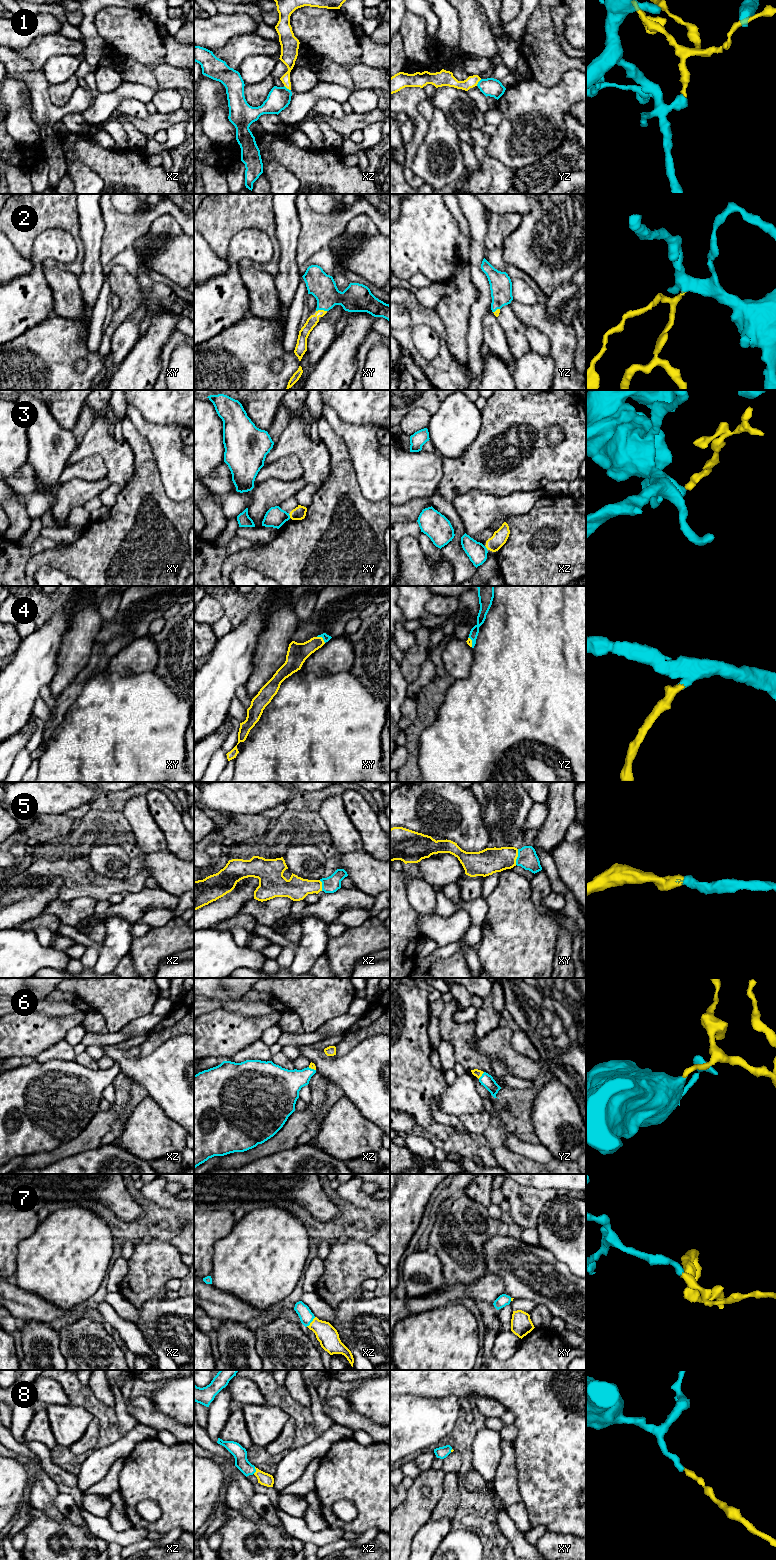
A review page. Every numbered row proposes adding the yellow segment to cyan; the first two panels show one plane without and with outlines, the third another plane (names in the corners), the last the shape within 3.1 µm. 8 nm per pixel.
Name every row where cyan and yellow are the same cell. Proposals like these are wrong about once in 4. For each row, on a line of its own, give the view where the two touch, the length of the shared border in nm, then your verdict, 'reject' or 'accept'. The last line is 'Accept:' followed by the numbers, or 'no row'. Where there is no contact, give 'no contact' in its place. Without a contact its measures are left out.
1: meets cyan in xz; contact 70 nm long; reject
2: meets cyan in xy; contact 90 nm long; accept
3: meets cyan in xy; contact 40 nm long; reject
4: meets cyan in xy; contact 90 nm long; accept
5: meets cyan in xy; contact 130 nm long; accept
6: meets cyan in yz; contact 80 nm long; accept
7: meets cyan in xz; contact 110 nm long; accept
8: meets cyan in xz; contact 60 nm long; accept
Accept: 2, 4, 5, 6, 7, 8

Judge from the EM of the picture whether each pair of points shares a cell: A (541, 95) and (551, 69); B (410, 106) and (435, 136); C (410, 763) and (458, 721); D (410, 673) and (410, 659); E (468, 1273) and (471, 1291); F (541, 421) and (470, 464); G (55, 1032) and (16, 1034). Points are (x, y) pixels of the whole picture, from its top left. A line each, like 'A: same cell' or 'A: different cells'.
A: different cells
B: different cells
C: different cells
D: same cell
E: different cells
F: same cell
G: same cell

